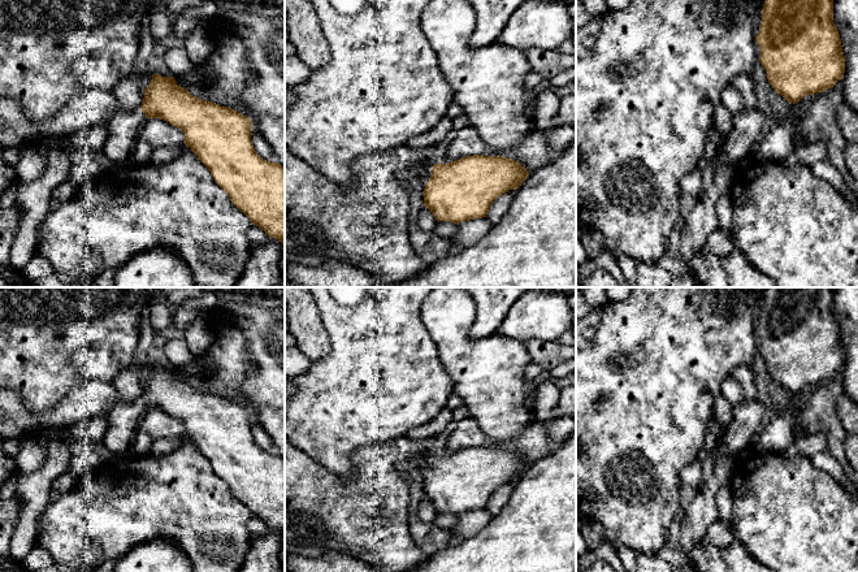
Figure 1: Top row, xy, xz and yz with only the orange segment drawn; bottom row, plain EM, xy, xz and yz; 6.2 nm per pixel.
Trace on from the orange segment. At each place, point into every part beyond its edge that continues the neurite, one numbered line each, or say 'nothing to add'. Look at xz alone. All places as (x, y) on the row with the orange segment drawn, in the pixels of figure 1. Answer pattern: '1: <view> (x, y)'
1: xz (423, 170)

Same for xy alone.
1: xy (124, 126)

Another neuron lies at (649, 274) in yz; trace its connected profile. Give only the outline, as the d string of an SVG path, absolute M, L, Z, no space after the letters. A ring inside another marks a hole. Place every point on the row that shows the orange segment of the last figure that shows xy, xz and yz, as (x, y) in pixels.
M636 261L637 281L634 287L668 287L672 274L664 268L645 261Z

